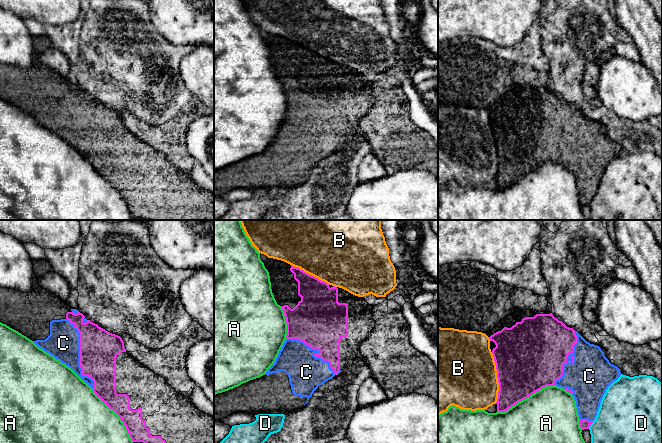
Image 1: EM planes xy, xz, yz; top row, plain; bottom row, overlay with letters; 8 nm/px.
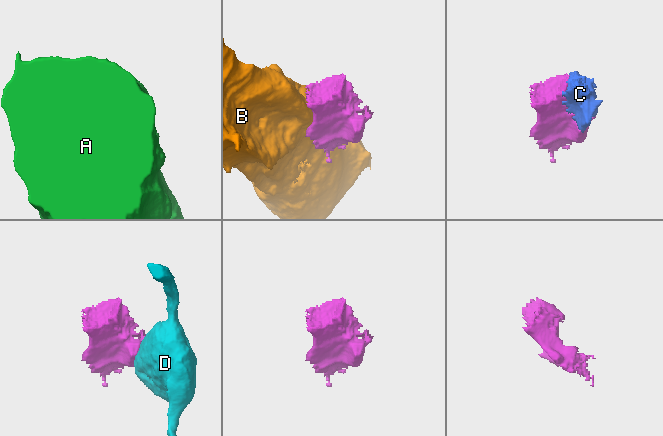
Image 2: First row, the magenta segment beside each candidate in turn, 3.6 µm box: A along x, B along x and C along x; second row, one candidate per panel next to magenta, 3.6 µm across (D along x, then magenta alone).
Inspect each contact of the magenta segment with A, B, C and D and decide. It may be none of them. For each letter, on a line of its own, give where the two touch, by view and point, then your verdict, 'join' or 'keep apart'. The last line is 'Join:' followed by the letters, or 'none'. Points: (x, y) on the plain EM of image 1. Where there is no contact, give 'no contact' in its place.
A: yz (525, 174) | keep apart
B: yz (497, 153) | keep apart
C: xy (80, 132) | join
D: yz (590, 200) | keep apart
Join: C

